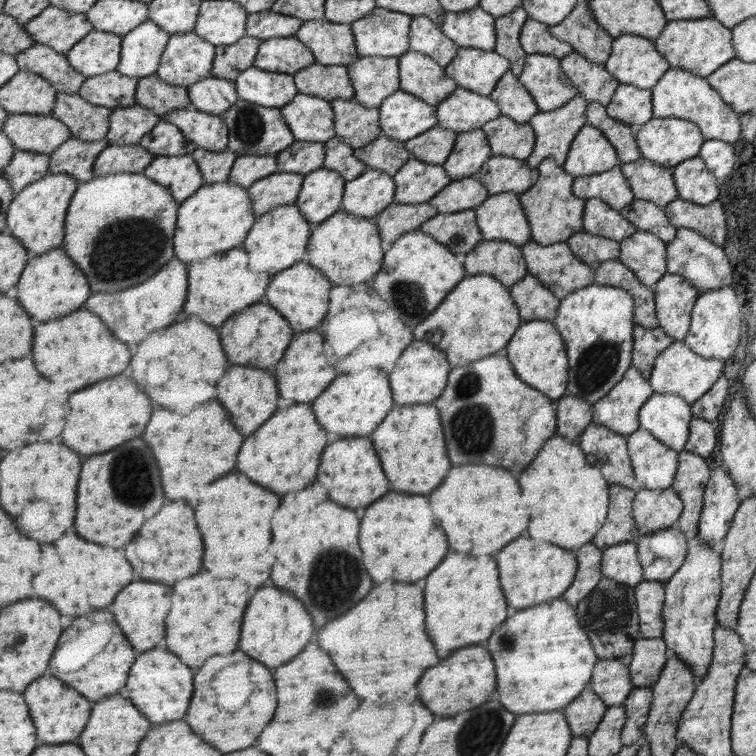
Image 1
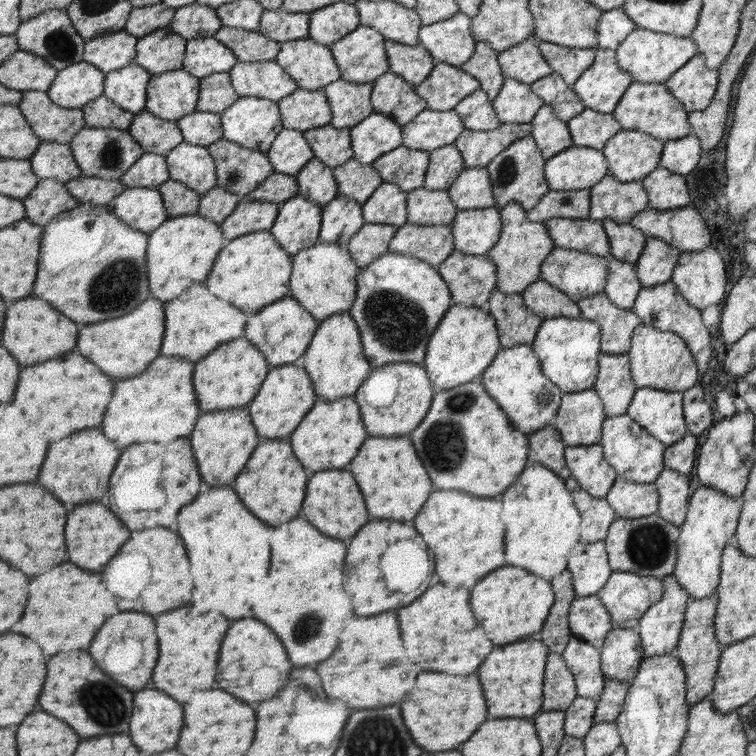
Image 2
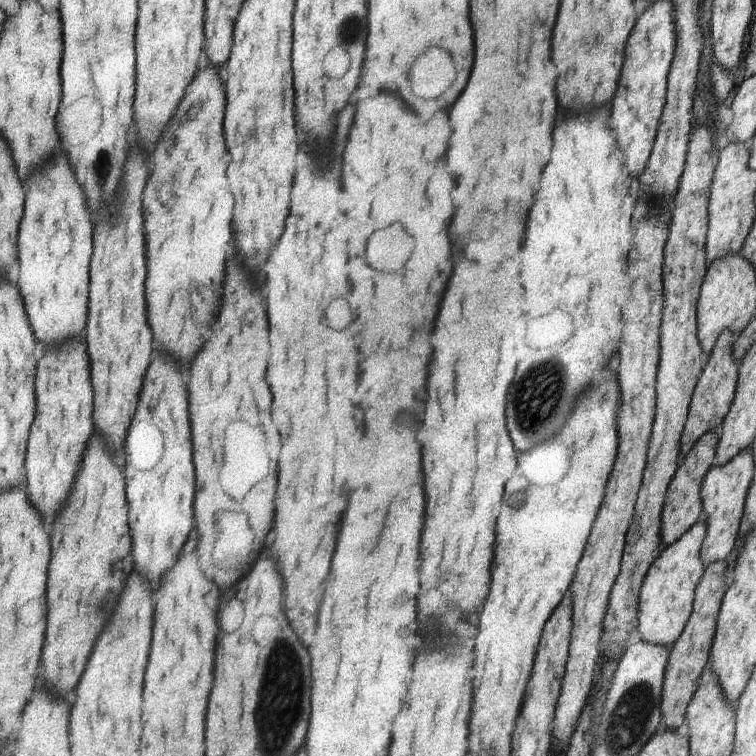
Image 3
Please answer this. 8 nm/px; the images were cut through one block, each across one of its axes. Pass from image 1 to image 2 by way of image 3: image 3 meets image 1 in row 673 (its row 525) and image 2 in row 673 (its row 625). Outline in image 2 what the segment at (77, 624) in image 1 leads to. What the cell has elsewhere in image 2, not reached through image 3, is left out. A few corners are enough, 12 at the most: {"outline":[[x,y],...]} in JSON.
{"outline":[[87,650],[57,654],[43,710],[81,736],[130,735],[136,692]]}

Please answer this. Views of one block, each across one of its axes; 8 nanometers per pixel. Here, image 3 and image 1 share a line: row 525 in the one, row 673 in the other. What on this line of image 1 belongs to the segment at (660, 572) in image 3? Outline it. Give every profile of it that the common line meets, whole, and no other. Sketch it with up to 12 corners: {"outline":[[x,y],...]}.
{"outline":[[698,541],[663,582],[661,640],[697,680],[713,652],[721,555]]}

